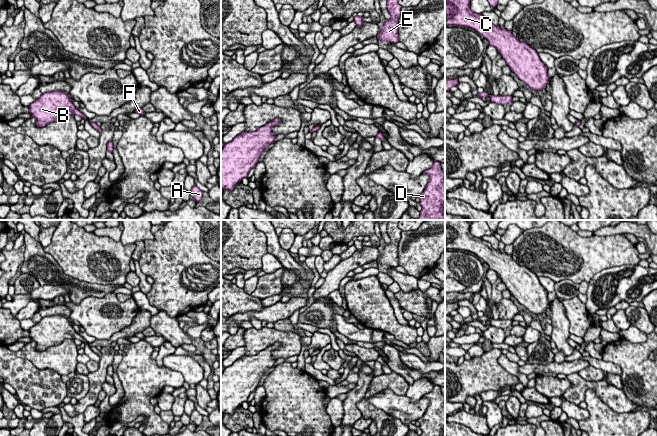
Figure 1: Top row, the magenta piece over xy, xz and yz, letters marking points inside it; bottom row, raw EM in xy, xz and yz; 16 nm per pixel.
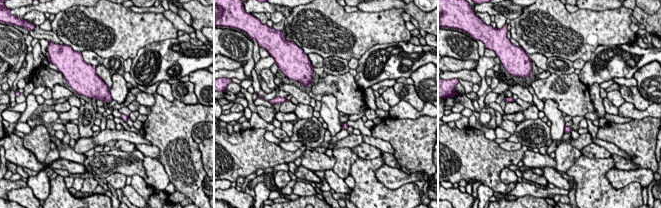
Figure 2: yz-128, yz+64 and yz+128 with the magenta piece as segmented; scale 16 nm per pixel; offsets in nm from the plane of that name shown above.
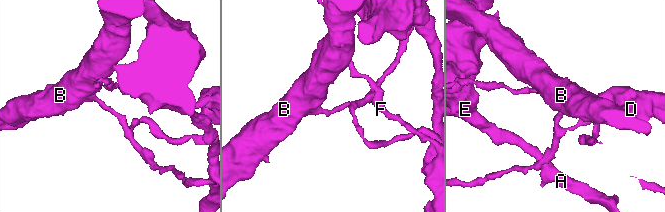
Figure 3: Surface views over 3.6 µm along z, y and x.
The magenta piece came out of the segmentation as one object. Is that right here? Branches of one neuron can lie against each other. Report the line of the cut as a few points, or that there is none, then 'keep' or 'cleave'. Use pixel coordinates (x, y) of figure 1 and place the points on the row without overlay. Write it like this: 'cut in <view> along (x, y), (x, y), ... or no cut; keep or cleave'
cut in yz along (577, 345), (578, 349); cleave

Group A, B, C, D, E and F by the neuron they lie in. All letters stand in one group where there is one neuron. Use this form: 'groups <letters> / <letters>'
groups A D E F / B C

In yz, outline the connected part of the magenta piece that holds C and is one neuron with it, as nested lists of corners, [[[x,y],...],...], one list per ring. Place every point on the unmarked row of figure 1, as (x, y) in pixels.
[[[445,220],[445,250],[464,250],[477,255],[495,271],[512,296],[533,314],[543,314],[550,302],[538,277],[520,266],[512,255],[501,253],[482,238],[470,233],[467,220]]]

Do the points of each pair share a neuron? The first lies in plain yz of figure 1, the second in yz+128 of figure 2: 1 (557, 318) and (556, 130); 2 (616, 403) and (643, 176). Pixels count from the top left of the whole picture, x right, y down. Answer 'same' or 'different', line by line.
1: same
2: same

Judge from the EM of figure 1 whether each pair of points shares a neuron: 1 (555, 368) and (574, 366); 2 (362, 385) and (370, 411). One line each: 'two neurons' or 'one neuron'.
1: one neuron
2: two neurons

